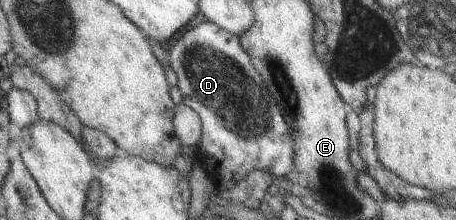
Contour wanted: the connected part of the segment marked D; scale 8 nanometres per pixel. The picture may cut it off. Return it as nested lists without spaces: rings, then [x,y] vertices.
[[[206,20],[178,38],[167,56],[178,78],[182,103],[200,116],[202,132],[197,148],[216,162],[212,172],[218,174],[217,180],[239,181],[253,170],[287,179],[286,174],[294,171],[290,126],[238,36]]]

